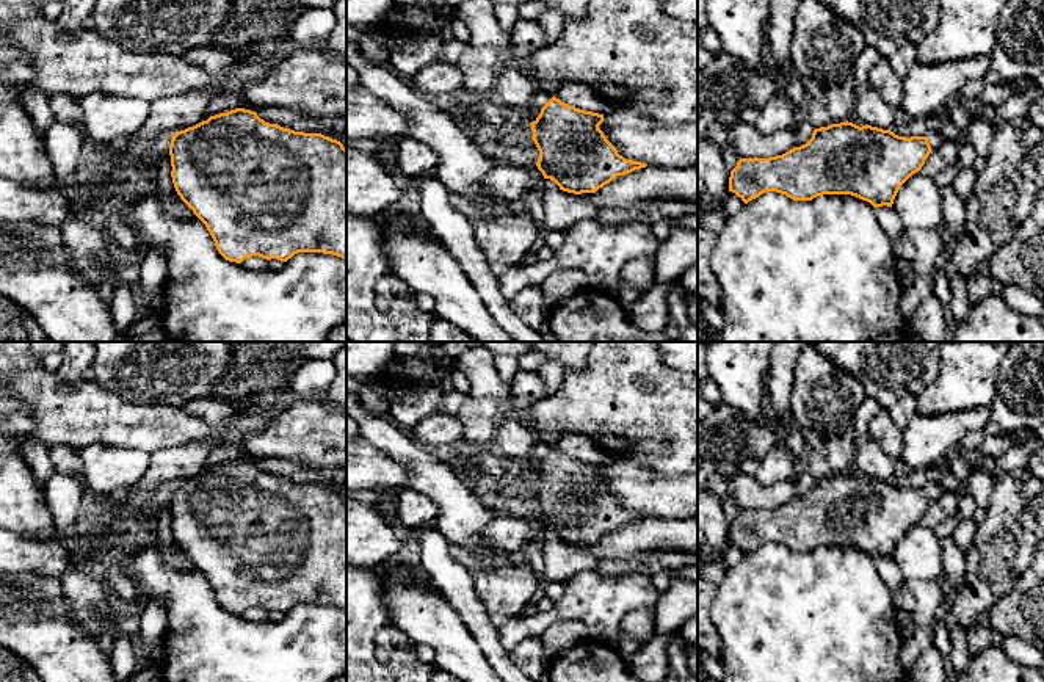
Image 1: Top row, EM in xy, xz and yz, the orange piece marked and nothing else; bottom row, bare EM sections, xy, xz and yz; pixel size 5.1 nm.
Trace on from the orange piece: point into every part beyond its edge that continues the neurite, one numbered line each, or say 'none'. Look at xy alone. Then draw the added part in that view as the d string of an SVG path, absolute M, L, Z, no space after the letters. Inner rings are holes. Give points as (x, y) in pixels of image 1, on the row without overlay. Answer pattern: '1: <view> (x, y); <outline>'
none

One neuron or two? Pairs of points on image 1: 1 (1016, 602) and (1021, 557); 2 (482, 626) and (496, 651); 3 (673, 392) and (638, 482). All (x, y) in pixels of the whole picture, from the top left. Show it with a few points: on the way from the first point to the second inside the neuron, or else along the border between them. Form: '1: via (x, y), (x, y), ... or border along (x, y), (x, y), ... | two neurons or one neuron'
1: border along (1027, 568), (996, 604) | two neurons
2: via (485, 632), (489, 645) | one neuron
3: border along (616, 458), (637, 461), (660, 474), (681, 475) | two neurons

